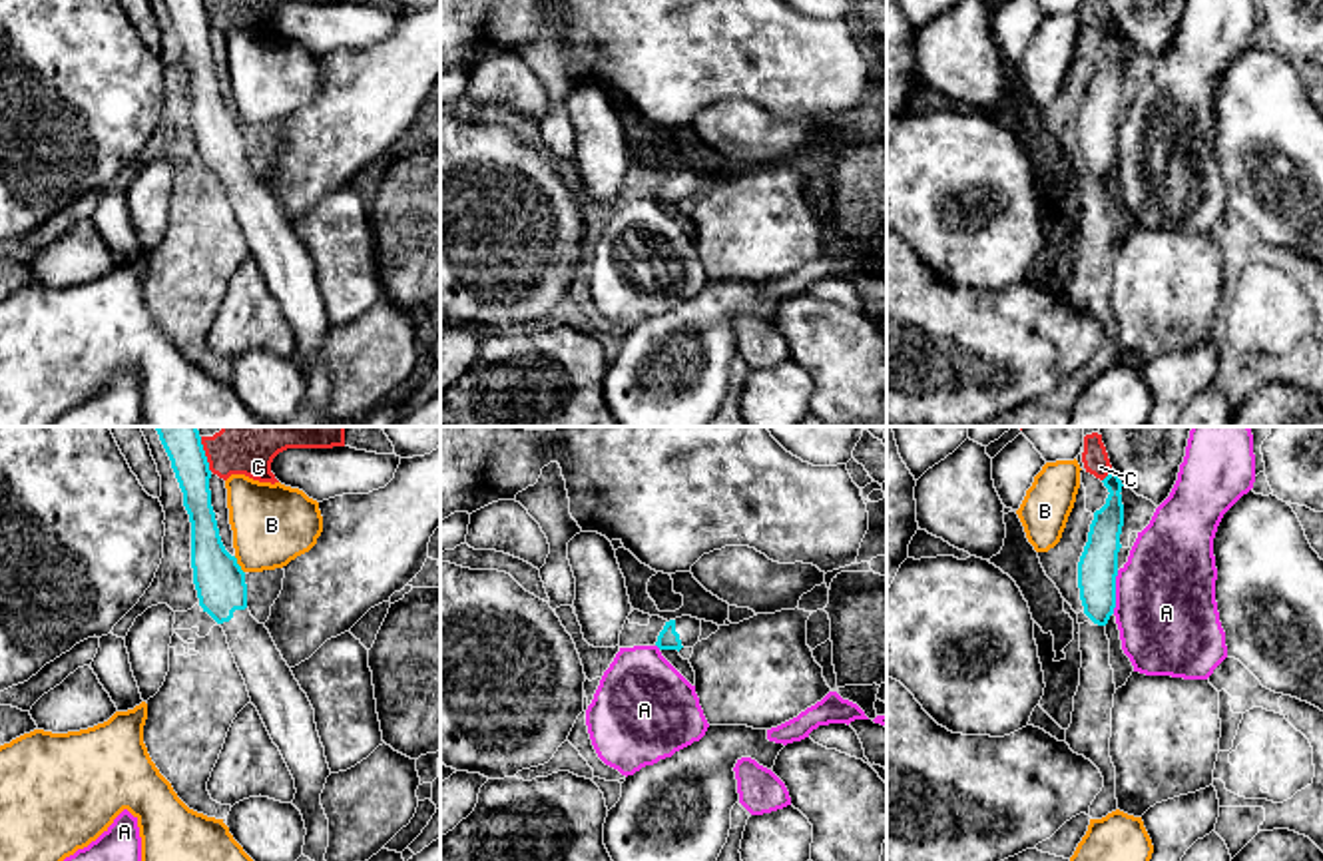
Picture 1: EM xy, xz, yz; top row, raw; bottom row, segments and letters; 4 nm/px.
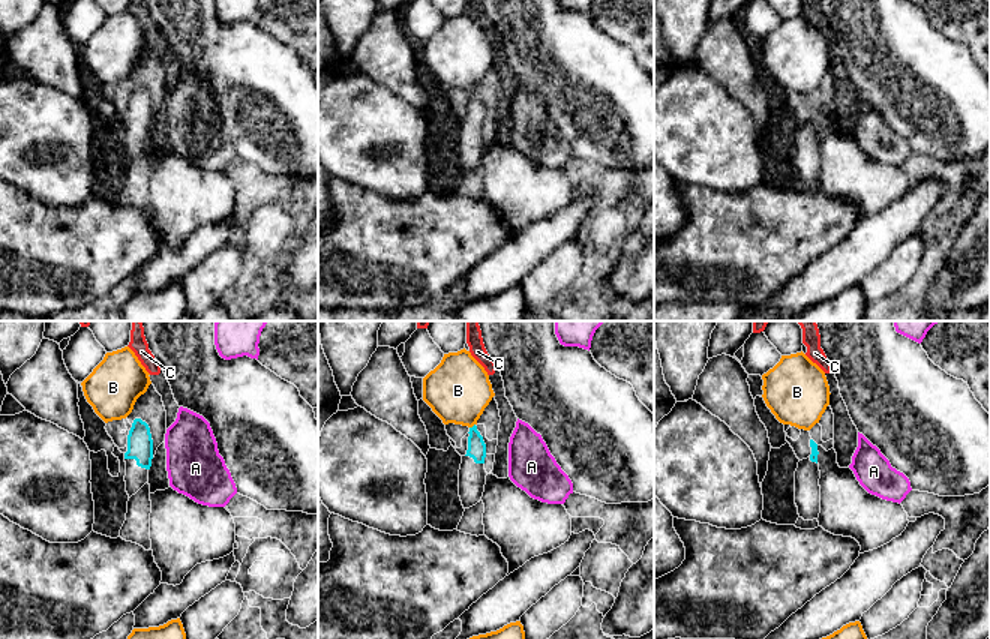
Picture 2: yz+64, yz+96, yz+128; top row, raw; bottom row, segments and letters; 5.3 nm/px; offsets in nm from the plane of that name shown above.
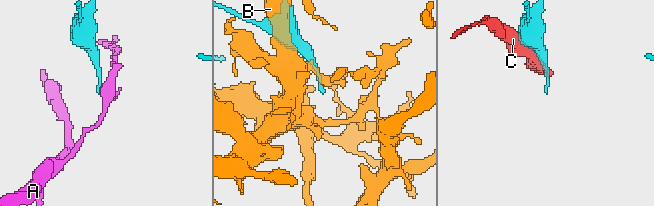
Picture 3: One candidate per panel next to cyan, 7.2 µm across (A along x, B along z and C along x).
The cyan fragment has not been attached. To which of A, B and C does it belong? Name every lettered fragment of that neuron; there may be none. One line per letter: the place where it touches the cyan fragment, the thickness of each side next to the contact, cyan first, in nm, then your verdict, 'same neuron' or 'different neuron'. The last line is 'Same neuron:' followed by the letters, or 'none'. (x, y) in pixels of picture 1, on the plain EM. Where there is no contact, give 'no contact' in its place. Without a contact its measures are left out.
A: contact yz (1114, 146); calibres 160 and 420 nm; different neuron
B: contact xy (238, 118); calibres 200 and 320 nm; different neuron
C: contact xy (206, 12); calibres 140 and 130 nm; different neuron
Same neuron: none

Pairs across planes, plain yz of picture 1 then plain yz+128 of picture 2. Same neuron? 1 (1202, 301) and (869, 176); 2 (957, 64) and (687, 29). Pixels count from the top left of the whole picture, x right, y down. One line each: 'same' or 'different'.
1: same
2: different

